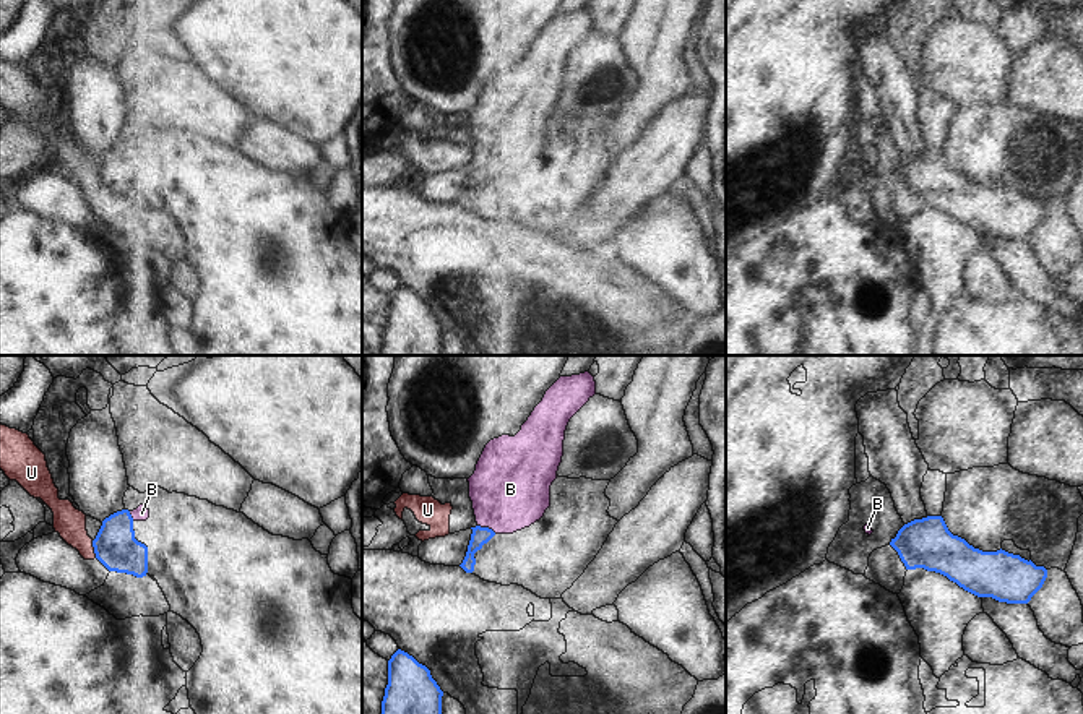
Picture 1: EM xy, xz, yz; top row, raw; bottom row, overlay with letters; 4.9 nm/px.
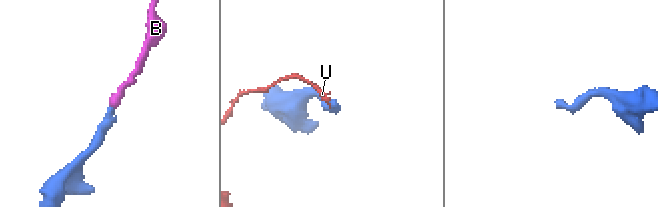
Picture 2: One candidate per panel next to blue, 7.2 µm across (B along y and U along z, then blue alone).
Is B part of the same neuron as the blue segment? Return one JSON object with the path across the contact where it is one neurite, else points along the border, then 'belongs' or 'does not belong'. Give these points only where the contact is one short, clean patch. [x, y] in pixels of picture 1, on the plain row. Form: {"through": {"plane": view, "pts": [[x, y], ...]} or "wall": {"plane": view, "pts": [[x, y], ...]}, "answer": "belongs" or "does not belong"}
{"through": {"plane": "xz", "pts": [[479, 172], [487, 164], [510, 125]]}, "answer": "belongs"}

